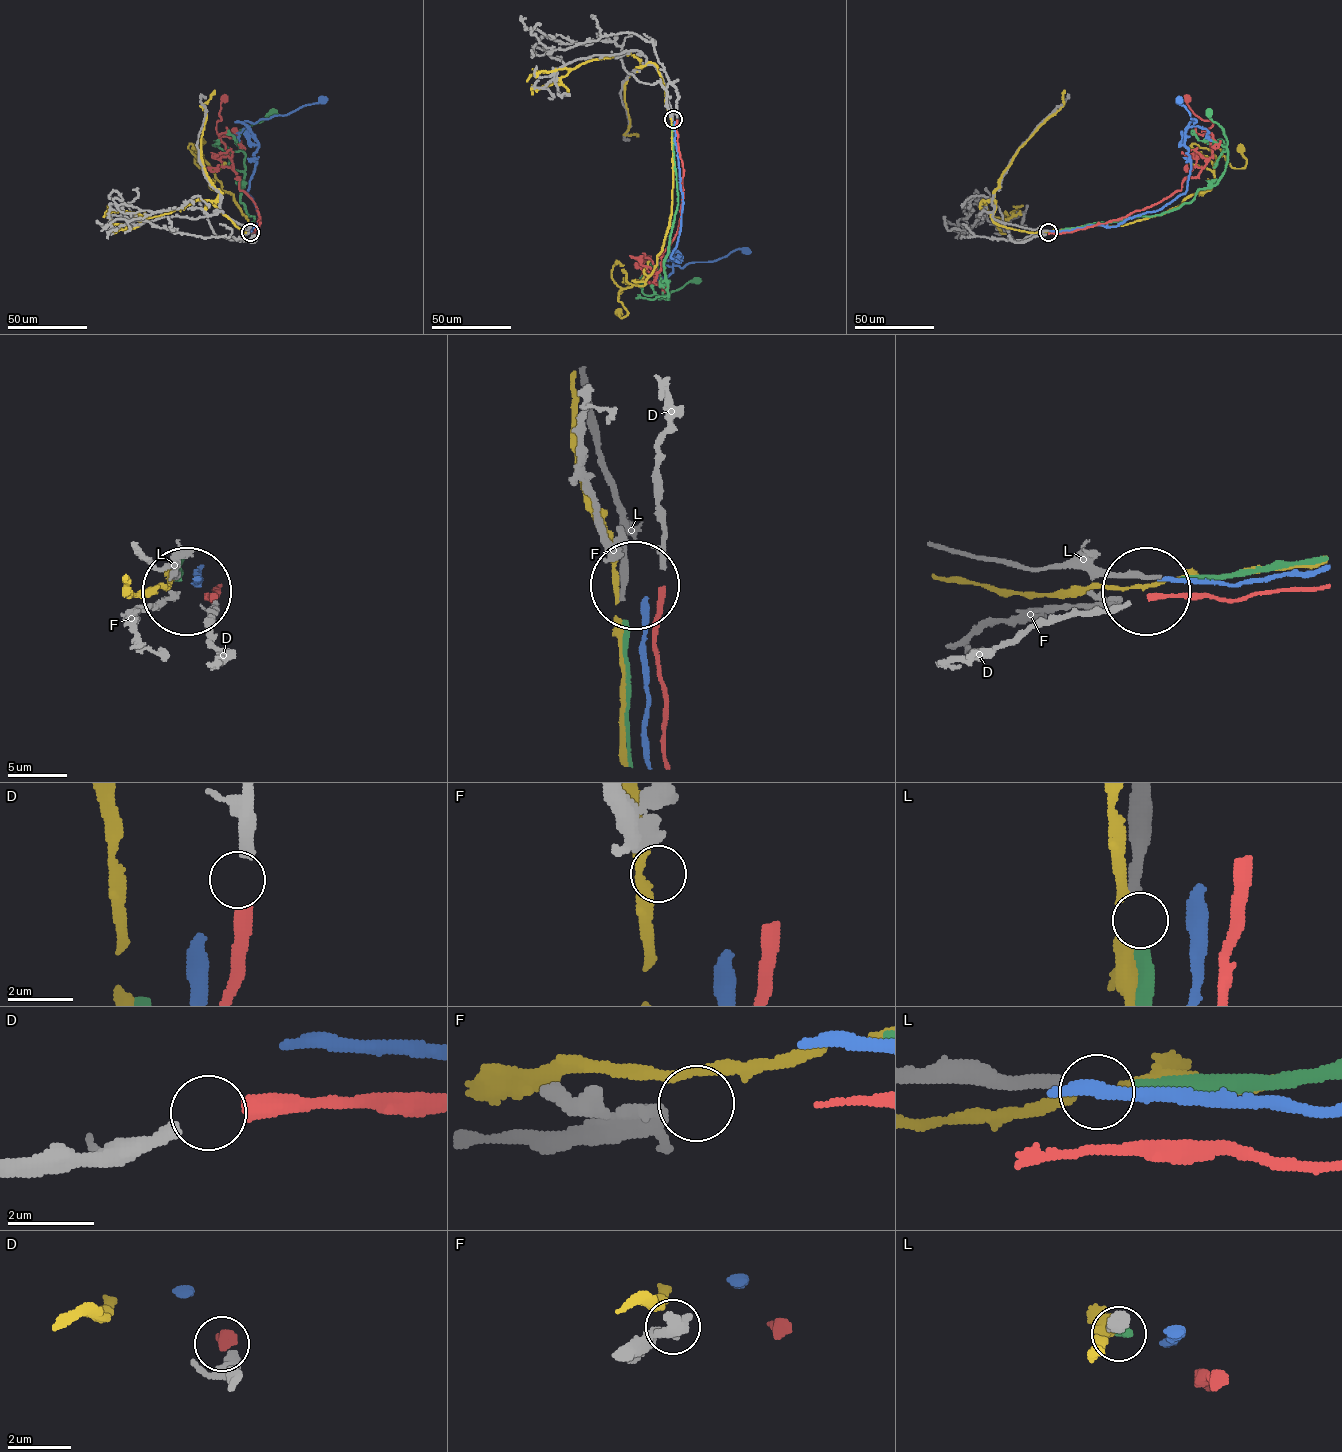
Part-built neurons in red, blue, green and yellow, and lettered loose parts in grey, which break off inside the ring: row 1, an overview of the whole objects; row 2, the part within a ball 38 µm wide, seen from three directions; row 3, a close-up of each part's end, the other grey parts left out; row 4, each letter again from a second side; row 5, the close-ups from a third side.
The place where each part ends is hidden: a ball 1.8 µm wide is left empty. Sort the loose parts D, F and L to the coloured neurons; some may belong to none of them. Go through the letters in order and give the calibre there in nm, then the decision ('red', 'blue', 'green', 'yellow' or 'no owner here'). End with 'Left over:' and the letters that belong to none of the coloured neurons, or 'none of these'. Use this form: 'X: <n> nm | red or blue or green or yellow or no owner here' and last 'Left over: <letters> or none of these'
D: 360 nm | red
F: 380 nm | no owner here
L: 320 nm | green
Left over: F

